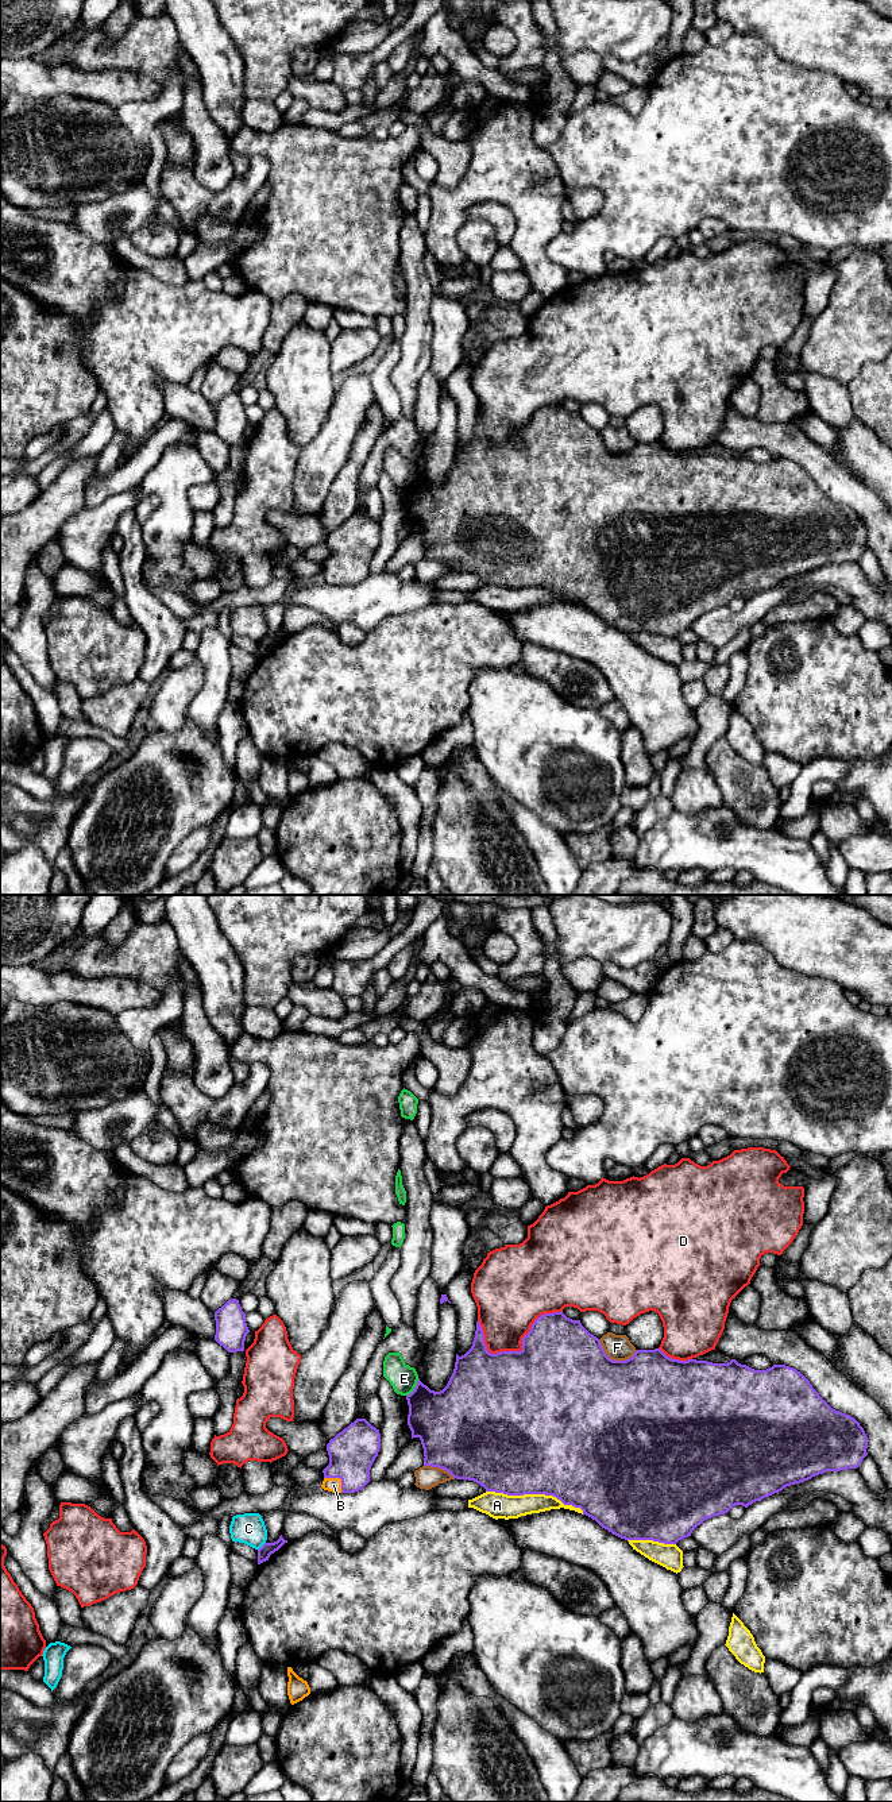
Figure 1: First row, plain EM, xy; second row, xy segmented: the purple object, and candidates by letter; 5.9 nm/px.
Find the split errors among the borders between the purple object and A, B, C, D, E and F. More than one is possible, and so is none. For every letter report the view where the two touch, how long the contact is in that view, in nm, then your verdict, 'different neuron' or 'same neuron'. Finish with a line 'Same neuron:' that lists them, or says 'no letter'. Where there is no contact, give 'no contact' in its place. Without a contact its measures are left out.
A: contact in xy; length 600 nm; different neuron
B: contact in xy; length 140 nm; same neuron
C: contact in xy; length 70 nm; different neuron
D: contact in xy; length 500 nm; different neuron
E: contact in xy; length 130 nm; different neuron
F: contact in xy; length 240 nm; different neuron
Same neuron: B

